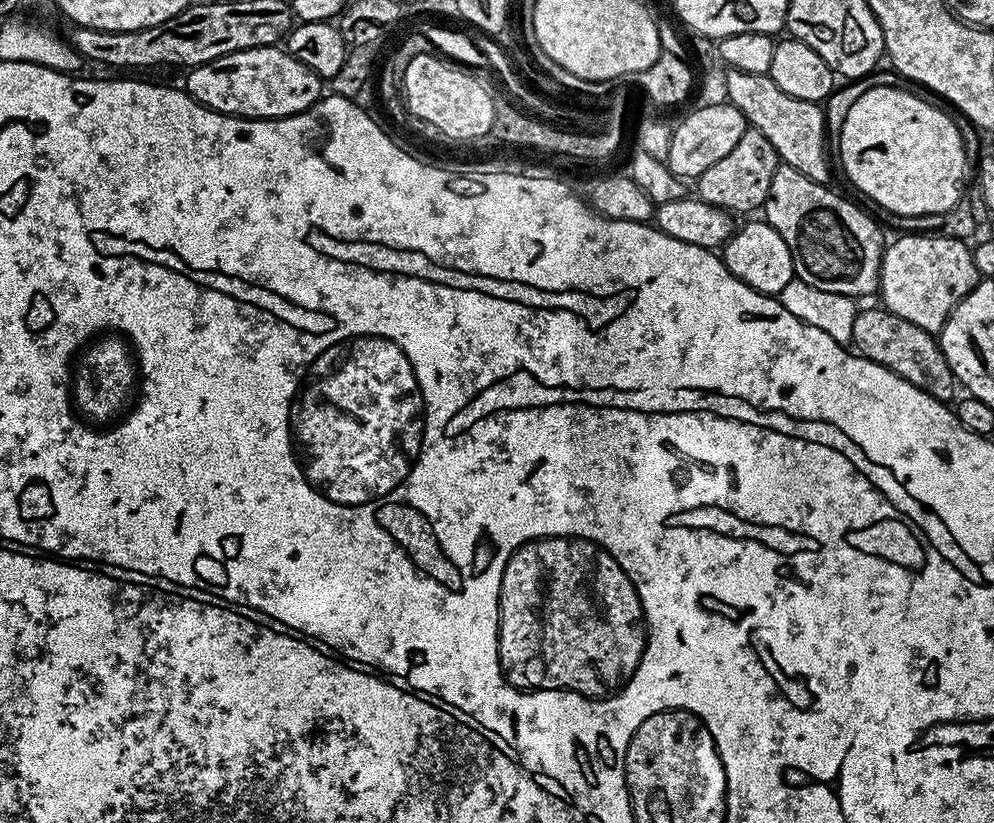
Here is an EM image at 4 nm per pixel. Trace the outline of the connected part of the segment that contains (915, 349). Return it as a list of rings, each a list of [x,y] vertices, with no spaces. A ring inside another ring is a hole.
[[[883,306],[861,307],[857,311],[851,347],[866,359],[878,362],[878,366],[886,366],[886,370],[906,378],[918,386],[918,390],[936,400],[952,402],[957,399],[958,381],[950,370],[950,362],[946,362],[946,354],[942,354],[939,339],[933,333],[922,330],[922,326],[914,326],[914,322],[906,322],[906,318],[898,318],[898,314]]]

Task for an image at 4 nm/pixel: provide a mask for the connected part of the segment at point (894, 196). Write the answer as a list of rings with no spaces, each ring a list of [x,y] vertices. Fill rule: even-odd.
[[[886,83],[874,86],[874,90],[866,90],[866,94],[850,106],[850,114],[844,116],[838,137],[840,164],[849,182],[878,207],[885,208],[885,213],[927,218],[951,212],[961,203],[960,183],[964,180],[964,167],[968,164],[960,128],[939,108],[939,103],[931,104],[900,87]]]

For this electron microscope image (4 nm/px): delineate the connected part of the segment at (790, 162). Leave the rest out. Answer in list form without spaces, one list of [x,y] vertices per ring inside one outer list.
[[[728,68],[725,76],[727,103],[735,106],[751,127],[766,134],[766,139],[770,142],[770,146],[774,146],[781,161],[787,167],[806,174],[806,178],[814,182],[828,184],[830,178],[828,178],[828,152],[824,149],[826,129],[823,107],[814,102],[790,98],[790,94],[774,86],[768,75],[746,74],[742,70]]]

